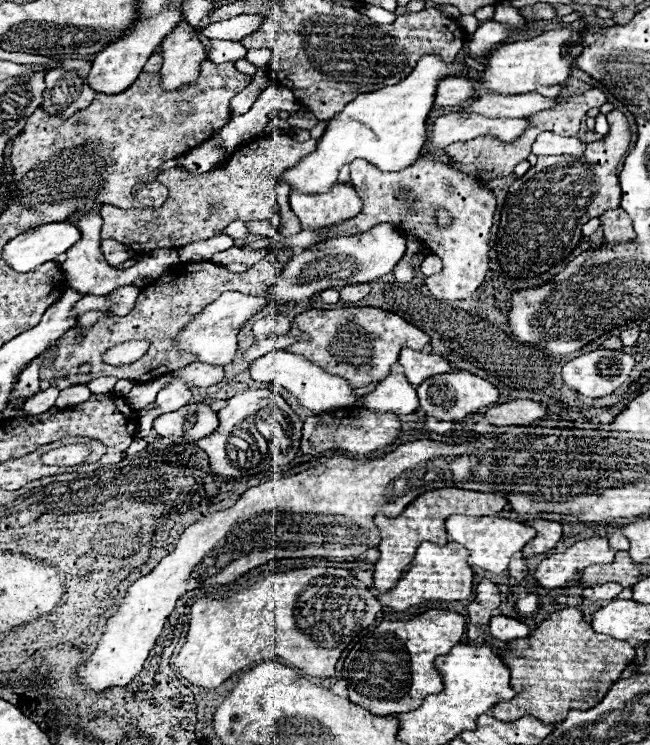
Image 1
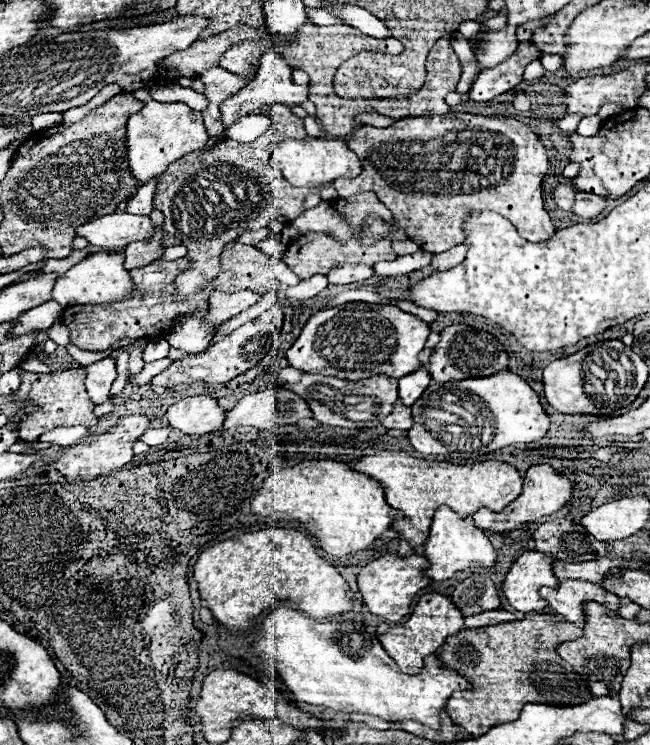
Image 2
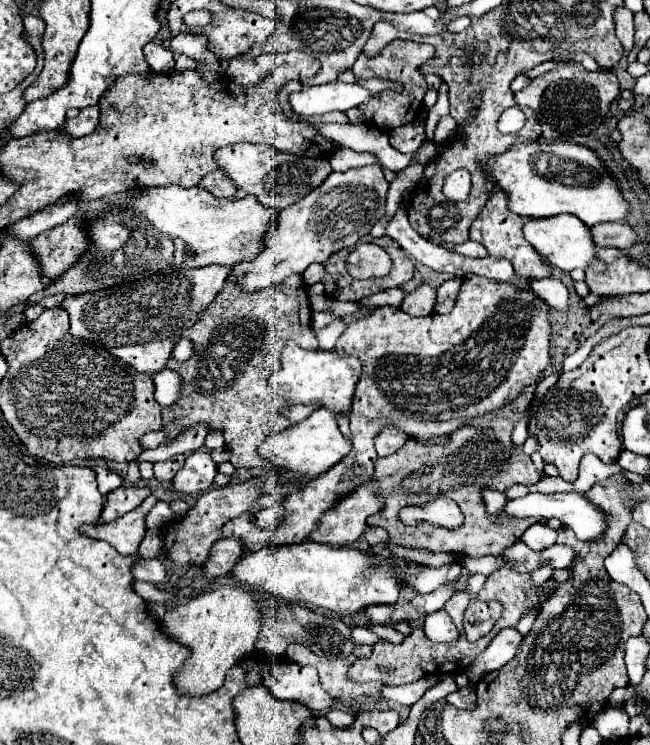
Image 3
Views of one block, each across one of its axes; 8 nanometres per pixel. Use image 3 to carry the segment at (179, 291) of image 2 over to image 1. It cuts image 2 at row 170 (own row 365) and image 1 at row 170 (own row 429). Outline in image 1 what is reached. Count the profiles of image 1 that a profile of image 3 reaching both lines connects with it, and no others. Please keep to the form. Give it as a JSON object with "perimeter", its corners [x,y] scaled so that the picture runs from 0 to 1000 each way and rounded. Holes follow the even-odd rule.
{"perimeter":[[[425,180],[418,185],[382,188],[375,196],[369,196],[366,201],[357,204],[357,209],[348,215],[348,220],[342,226],[332,226],[332,228],[323,228],[314,234],[298,234],[289,228],[268,226],[268,223],[274,223],[274,212],[258,215],[249,220],[249,226],[265,226],[265,228],[249,228],[243,234],[243,244],[258,250],[258,258],[262,258],[252,277],[240,279],[240,282],[237,279],[188,282],[178,277],[160,274],[154,279],[154,290],[160,295],[157,319],[172,319],[185,328],[200,330],[209,338],[231,338],[231,336],[243,336],[243,333],[280,333],[292,325],[335,317],[357,295],[415,295],[418,287],[428,285],[428,274],[425,274],[425,263],[422,263],[425,242],[431,239],[431,234],[437,228],[455,223],[455,217],[462,217],[462,212],[474,209],[480,201],[486,201],[486,188],[480,188],[480,185],[471,191],[458,191],[458,188],[446,185],[443,180]]]}

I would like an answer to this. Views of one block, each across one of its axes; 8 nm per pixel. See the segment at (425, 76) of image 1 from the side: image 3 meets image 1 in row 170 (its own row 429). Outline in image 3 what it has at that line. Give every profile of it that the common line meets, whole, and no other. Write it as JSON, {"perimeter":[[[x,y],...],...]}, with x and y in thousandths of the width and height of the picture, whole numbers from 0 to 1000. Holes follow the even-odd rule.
{"perimeter":[[[492,548],[492,550],[483,550],[462,569],[449,569],[434,580],[415,583],[400,596],[397,609],[406,612],[409,617],[415,617],[428,631],[434,631],[440,636],[480,642],[480,639],[492,639],[492,636],[505,634],[505,628],[520,623],[538,604],[542,604],[542,596],[523,583],[511,553],[505,553],[502,548]],[[591,574],[585,580],[585,585],[578,588],[578,609],[582,612],[597,612],[597,609],[609,607],[622,596],[625,588],[628,585],[622,585],[618,580],[609,580],[606,574]]]}

